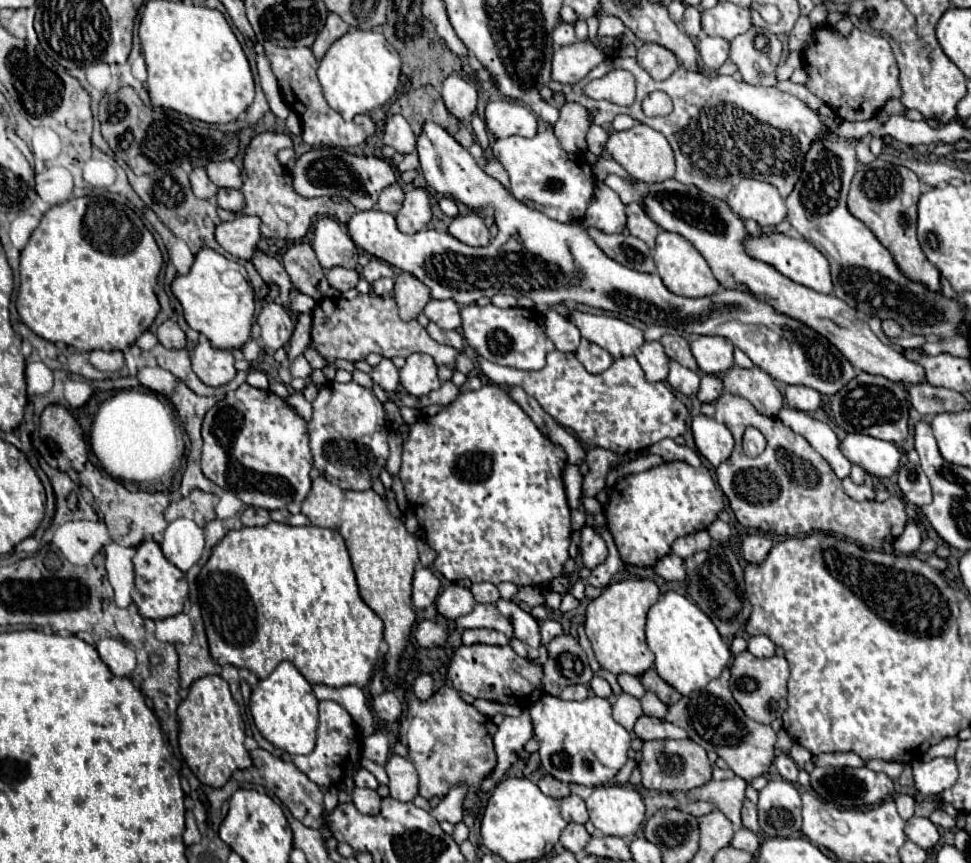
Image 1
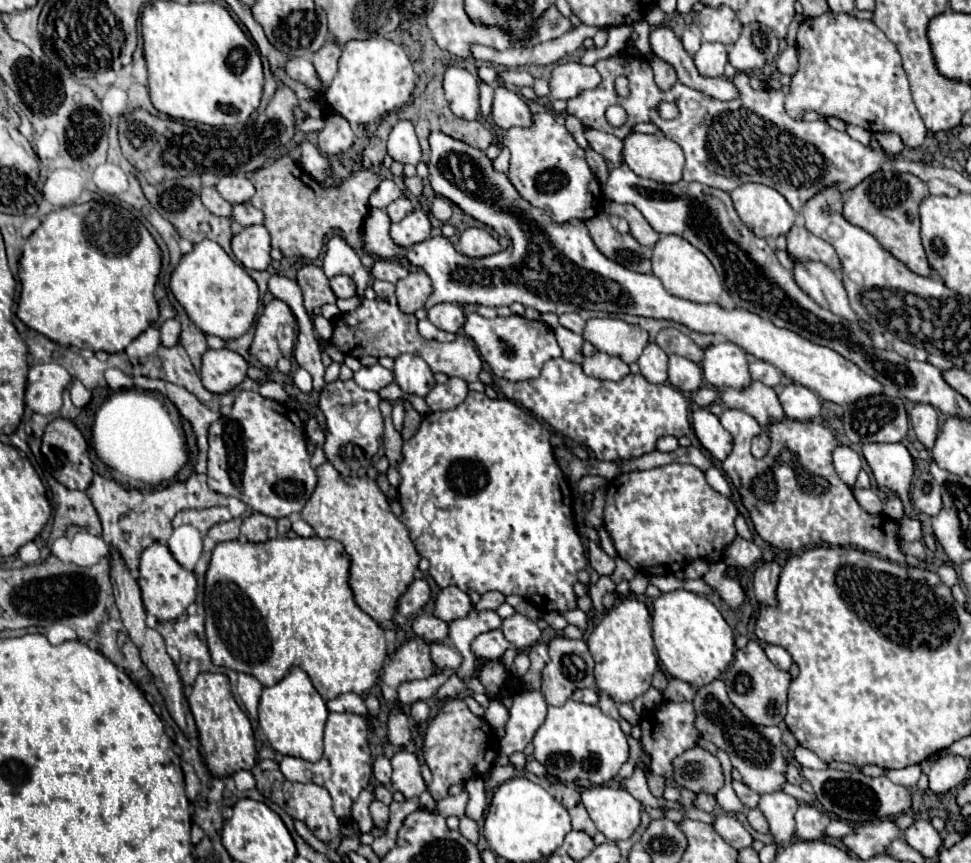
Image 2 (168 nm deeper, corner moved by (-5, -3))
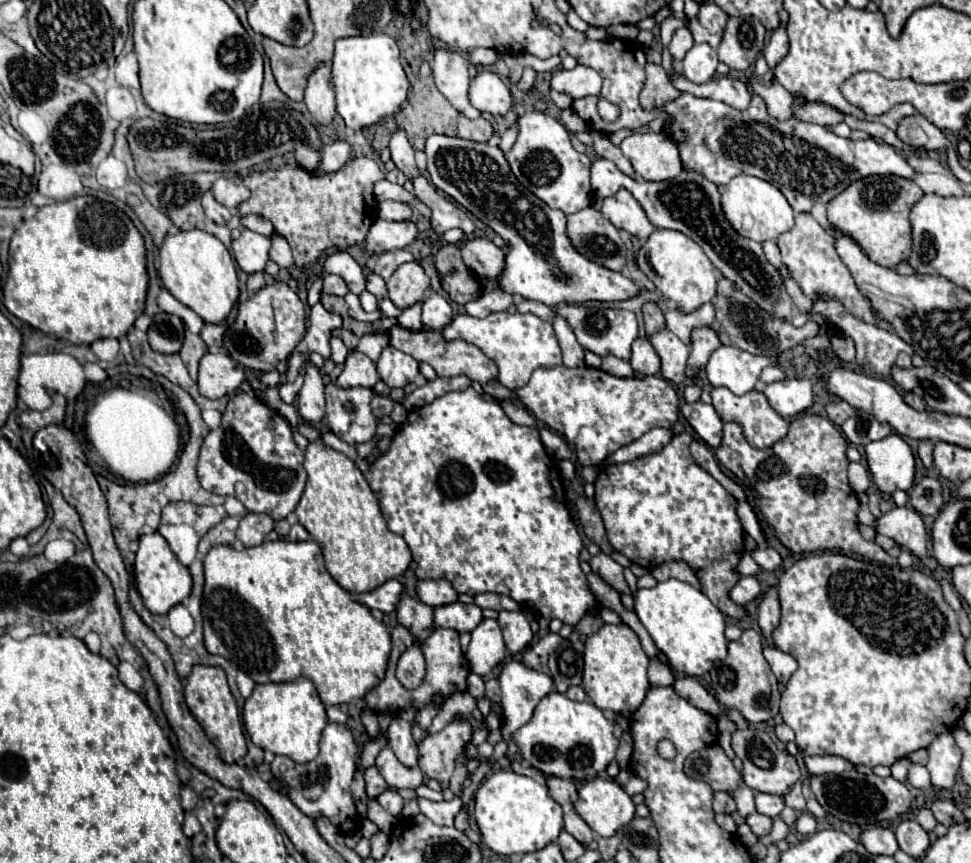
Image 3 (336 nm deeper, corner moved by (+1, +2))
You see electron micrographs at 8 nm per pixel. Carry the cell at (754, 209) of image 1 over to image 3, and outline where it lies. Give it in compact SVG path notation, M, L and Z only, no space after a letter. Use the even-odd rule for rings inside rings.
M742 173L726 185L718 185L718 191L720 191L720 203L722 203L722 211L724 211L726 221L742 237L748 237L748 239L762 243L768 239L776 239L778 235L786 233L794 227L792 207L788 205L786 197L772 183L766 183L758 177Z

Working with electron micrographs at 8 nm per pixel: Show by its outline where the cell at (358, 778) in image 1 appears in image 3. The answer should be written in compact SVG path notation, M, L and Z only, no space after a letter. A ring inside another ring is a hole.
M388 789L388 791L384 791L378 799L376 799L390 815L394 815L394 817L402 817L402 809L404 809L404 799L400 797L400 793L398 791L394 791L394 789Z

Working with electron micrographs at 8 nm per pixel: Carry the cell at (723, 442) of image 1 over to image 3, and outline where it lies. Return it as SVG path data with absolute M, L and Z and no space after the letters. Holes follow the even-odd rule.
M696 401L696 403L686 403L682 405L682 415L686 417L686 421L694 427L694 431L710 445L710 447L718 447L722 441L722 419L718 417L718 413L714 411L712 405Z

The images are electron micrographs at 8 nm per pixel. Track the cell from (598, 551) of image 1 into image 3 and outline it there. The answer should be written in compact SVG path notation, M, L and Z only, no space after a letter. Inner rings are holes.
M598 553L596 557L590 559L590 567L594 573L598 573L608 585L612 585L616 591L620 593L628 593L632 595L632 591L628 589L624 575L622 575L622 565L618 565L610 555L606 553Z

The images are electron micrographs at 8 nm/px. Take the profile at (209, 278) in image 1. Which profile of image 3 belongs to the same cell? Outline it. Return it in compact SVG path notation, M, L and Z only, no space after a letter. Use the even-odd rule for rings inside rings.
M200 229L178 231L174 235L168 233L160 247L158 259L162 287L166 287L180 303L196 311L208 323L222 323L228 317L240 295L236 265L228 249L214 235Z

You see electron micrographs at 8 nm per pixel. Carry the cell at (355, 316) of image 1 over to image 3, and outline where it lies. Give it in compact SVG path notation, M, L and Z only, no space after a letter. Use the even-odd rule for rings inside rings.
M400 325L392 327L390 331L390 345L412 355L416 361L424 361L424 363L430 363L438 377L458 377L458 375L466 375L470 377L472 381L478 381L480 385L486 385L494 379L498 379L498 365L488 359L476 345L470 345L466 341L444 341L442 335L438 331L408 331L408 329L402 329Z

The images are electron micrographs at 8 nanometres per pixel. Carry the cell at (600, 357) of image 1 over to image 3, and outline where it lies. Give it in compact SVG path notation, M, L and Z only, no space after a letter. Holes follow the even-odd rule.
M612 355L602 359L602 371L618 375L618 377L634 377L634 369L630 367L630 363L624 361L624 359L612 357Z

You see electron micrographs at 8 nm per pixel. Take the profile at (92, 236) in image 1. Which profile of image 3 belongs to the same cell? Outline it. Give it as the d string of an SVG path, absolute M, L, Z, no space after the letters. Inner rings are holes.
M74 197L40 207L38 213L14 231L8 253L8 277L4 283L4 307L32 327L68 339L76 345L90 345L96 339L124 337L142 313L146 301L148 273L144 239L128 215L112 203L96 197Z

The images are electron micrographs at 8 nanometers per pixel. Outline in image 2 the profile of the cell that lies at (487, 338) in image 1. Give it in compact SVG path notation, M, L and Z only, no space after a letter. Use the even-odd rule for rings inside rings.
M472 312L466 318L464 334L474 340L482 360L488 364L490 372L498 378L506 378L512 382L536 378L542 370L542 364L550 358L562 356L560 346L556 344L552 328L548 328L544 322L528 320L524 316L496 316L496 318L482 318L480 314Z

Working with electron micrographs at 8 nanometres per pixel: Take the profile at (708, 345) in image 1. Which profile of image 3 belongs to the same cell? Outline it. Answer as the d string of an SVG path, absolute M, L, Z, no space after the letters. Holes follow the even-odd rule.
M722 345L710 355L704 371L712 387L726 387L734 395L744 395L756 387L762 369L770 363L770 357L756 357L736 347Z

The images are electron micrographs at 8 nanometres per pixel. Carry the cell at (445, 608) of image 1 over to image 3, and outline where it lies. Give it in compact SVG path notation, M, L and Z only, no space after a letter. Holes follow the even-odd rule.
M446 579L418 581L416 583L416 593L418 593L418 599L422 603L430 605L430 607L448 605L448 603L454 603L458 599L458 593L454 591L450 581L446 581Z

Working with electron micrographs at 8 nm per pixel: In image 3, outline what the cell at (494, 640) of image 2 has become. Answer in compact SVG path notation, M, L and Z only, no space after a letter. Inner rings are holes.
M482 619L482 623L472 631L472 641L466 651L470 671L484 677L488 675L506 655L506 645L494 619Z

